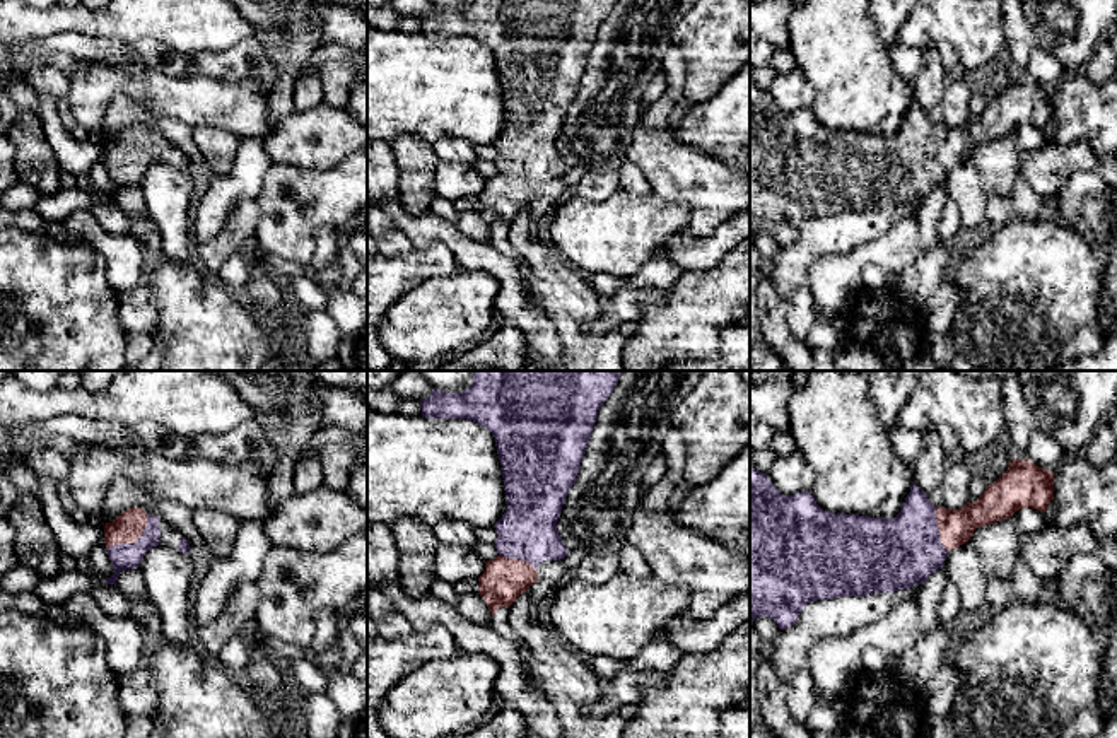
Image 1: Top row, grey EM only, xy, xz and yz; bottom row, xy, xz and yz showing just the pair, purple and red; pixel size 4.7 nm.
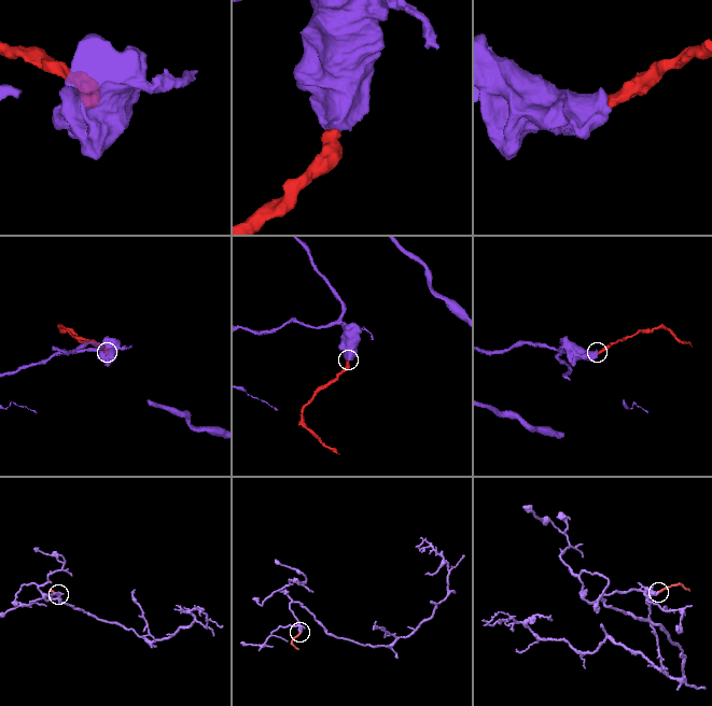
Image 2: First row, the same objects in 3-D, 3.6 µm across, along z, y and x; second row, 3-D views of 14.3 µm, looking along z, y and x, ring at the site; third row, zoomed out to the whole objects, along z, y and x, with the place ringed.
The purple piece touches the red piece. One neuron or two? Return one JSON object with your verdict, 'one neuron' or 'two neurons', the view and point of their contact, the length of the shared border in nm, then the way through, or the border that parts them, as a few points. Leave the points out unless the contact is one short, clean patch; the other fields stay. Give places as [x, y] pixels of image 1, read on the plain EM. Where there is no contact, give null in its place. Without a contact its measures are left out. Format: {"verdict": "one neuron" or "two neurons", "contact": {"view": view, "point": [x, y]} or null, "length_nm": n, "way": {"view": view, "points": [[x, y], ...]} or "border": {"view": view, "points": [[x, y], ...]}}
{"verdict": "one neuron", "contact": {"view": "xy", "point": [135, 159]}, "length_nm": 240, "way": {"view": "xy", "points": [[123, 173], [135, 159], [127, 146]]}}

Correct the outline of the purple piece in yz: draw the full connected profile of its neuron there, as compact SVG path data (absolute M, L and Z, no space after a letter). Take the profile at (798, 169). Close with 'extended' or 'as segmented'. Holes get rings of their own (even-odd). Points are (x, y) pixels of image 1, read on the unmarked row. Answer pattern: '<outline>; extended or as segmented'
M1011 77L1008 87L989 101L975 120L960 126L934 125L927 113L914 101L895 135L869 135L859 132L827 130L811 109L781 111L767 91L750 84L750 236L772 236L779 246L796 241L804 222L839 214L868 214L910 207L944 183L948 169L967 161L980 144L1011 135L1023 125L1045 130L1054 116L1054 89L1047 89L1028 77Z; extended

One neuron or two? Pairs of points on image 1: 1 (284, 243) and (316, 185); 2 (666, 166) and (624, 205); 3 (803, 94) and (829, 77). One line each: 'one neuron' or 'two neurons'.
1: one neuron
2: two neurons
3: two neurons

